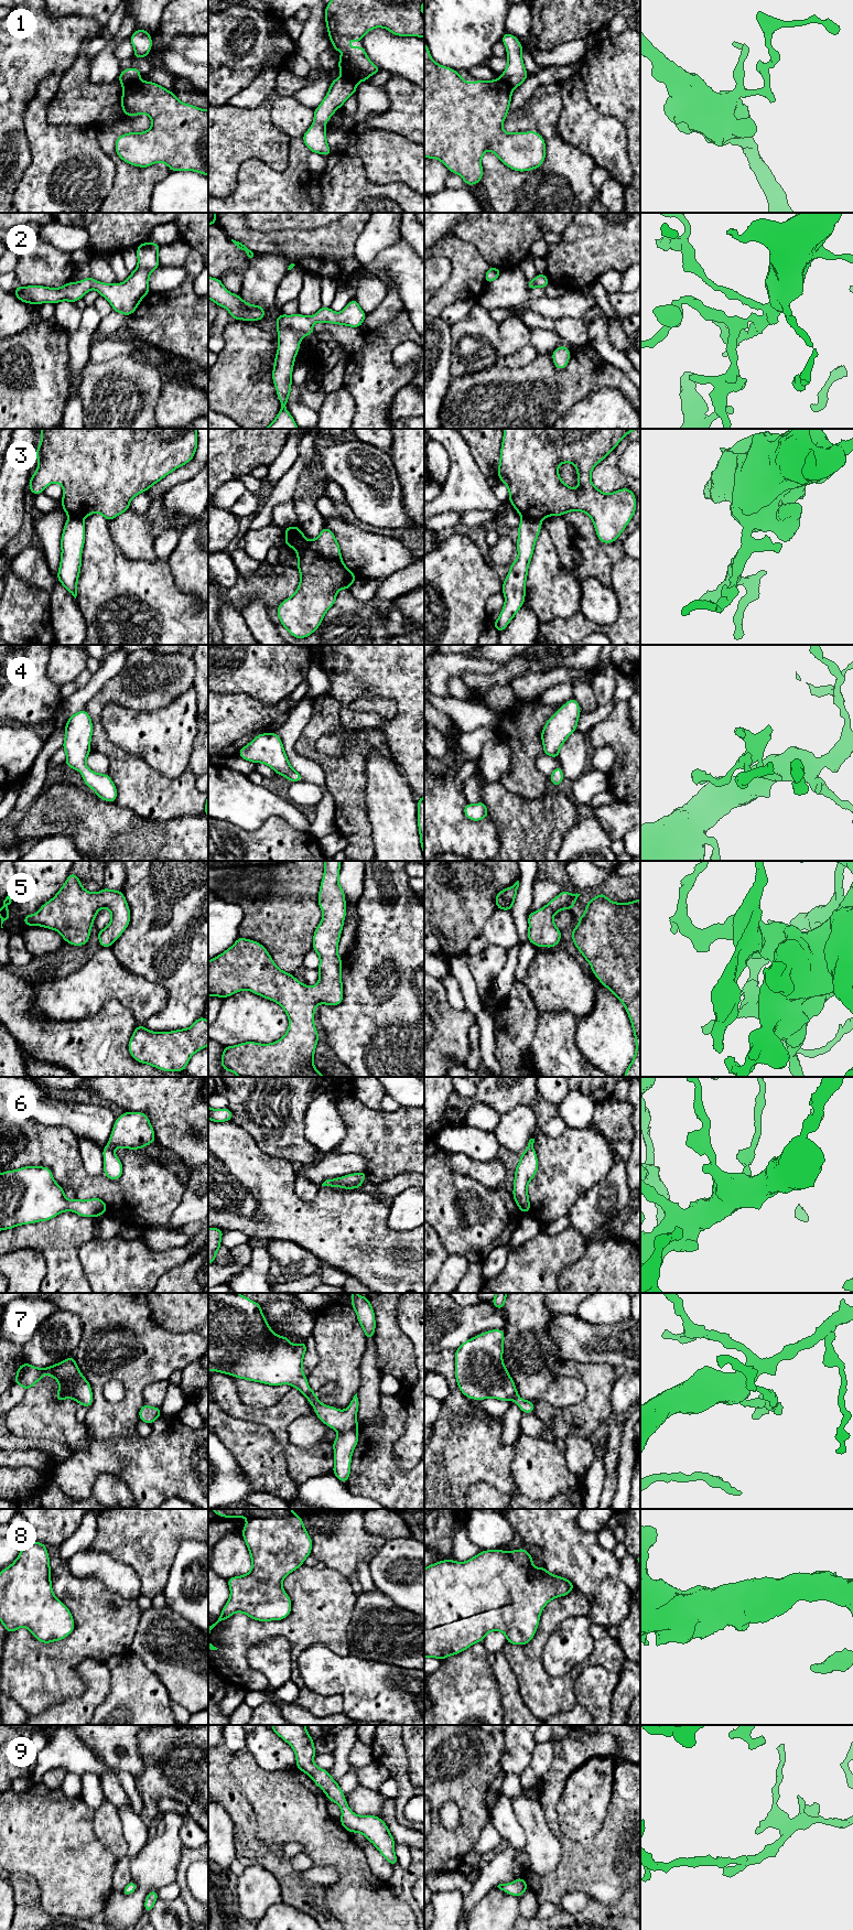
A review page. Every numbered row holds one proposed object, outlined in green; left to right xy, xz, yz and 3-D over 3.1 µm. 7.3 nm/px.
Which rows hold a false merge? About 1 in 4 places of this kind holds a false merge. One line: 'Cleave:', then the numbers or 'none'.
Cleave: 1, 3

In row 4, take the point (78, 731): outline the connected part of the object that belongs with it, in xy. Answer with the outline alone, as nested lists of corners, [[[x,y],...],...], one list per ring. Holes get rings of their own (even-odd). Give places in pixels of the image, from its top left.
[[[86,709],[68,718],[65,726],[63,748],[66,752],[65,763],[72,769],[79,770],[84,783],[95,790],[96,796],[108,802],[117,799],[117,788],[108,774],[98,774],[86,766],[90,753],[93,722]]]

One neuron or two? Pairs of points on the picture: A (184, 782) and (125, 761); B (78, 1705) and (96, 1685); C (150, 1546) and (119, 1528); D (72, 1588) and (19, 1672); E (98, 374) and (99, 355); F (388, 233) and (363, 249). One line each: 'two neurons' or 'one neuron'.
A: one neuron
B: one neuron
C: one neuron
D: one neuron
E: two neurons
F: one neuron

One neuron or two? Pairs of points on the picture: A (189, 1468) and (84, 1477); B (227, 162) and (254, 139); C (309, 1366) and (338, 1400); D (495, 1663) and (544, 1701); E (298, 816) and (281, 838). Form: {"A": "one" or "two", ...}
{"A": "one", "B": "one", "C": "two", "D": "two", "E": "two"}

